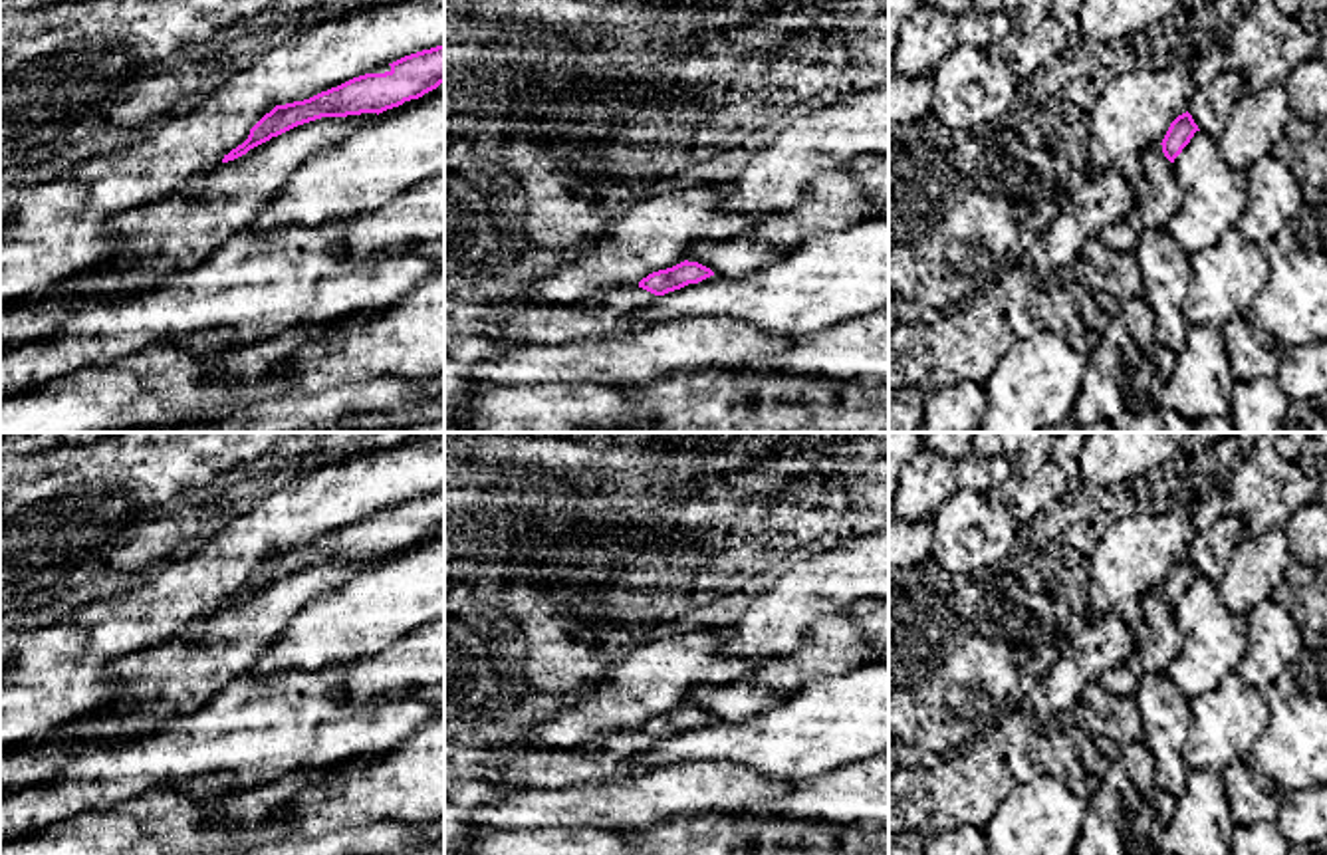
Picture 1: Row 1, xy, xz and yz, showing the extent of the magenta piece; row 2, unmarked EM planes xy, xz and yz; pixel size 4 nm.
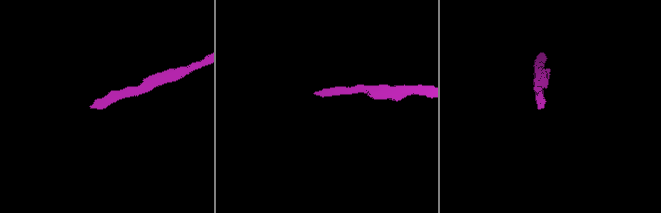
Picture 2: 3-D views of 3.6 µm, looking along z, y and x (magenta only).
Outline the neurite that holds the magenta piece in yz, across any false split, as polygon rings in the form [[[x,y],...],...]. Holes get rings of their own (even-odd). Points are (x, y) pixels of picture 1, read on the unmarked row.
[[[1236,516],[1220,518],[1206,532],[1196,530],[1188,555],[1170,567],[1160,587],[1164,601],[1174,607],[1196,575],[1204,575],[1218,585],[1230,563],[1232,551],[1242,540],[1242,522]]]

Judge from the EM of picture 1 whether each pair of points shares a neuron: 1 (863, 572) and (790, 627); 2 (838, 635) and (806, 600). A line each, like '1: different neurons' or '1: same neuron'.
1: same neuron
2: different neurons

